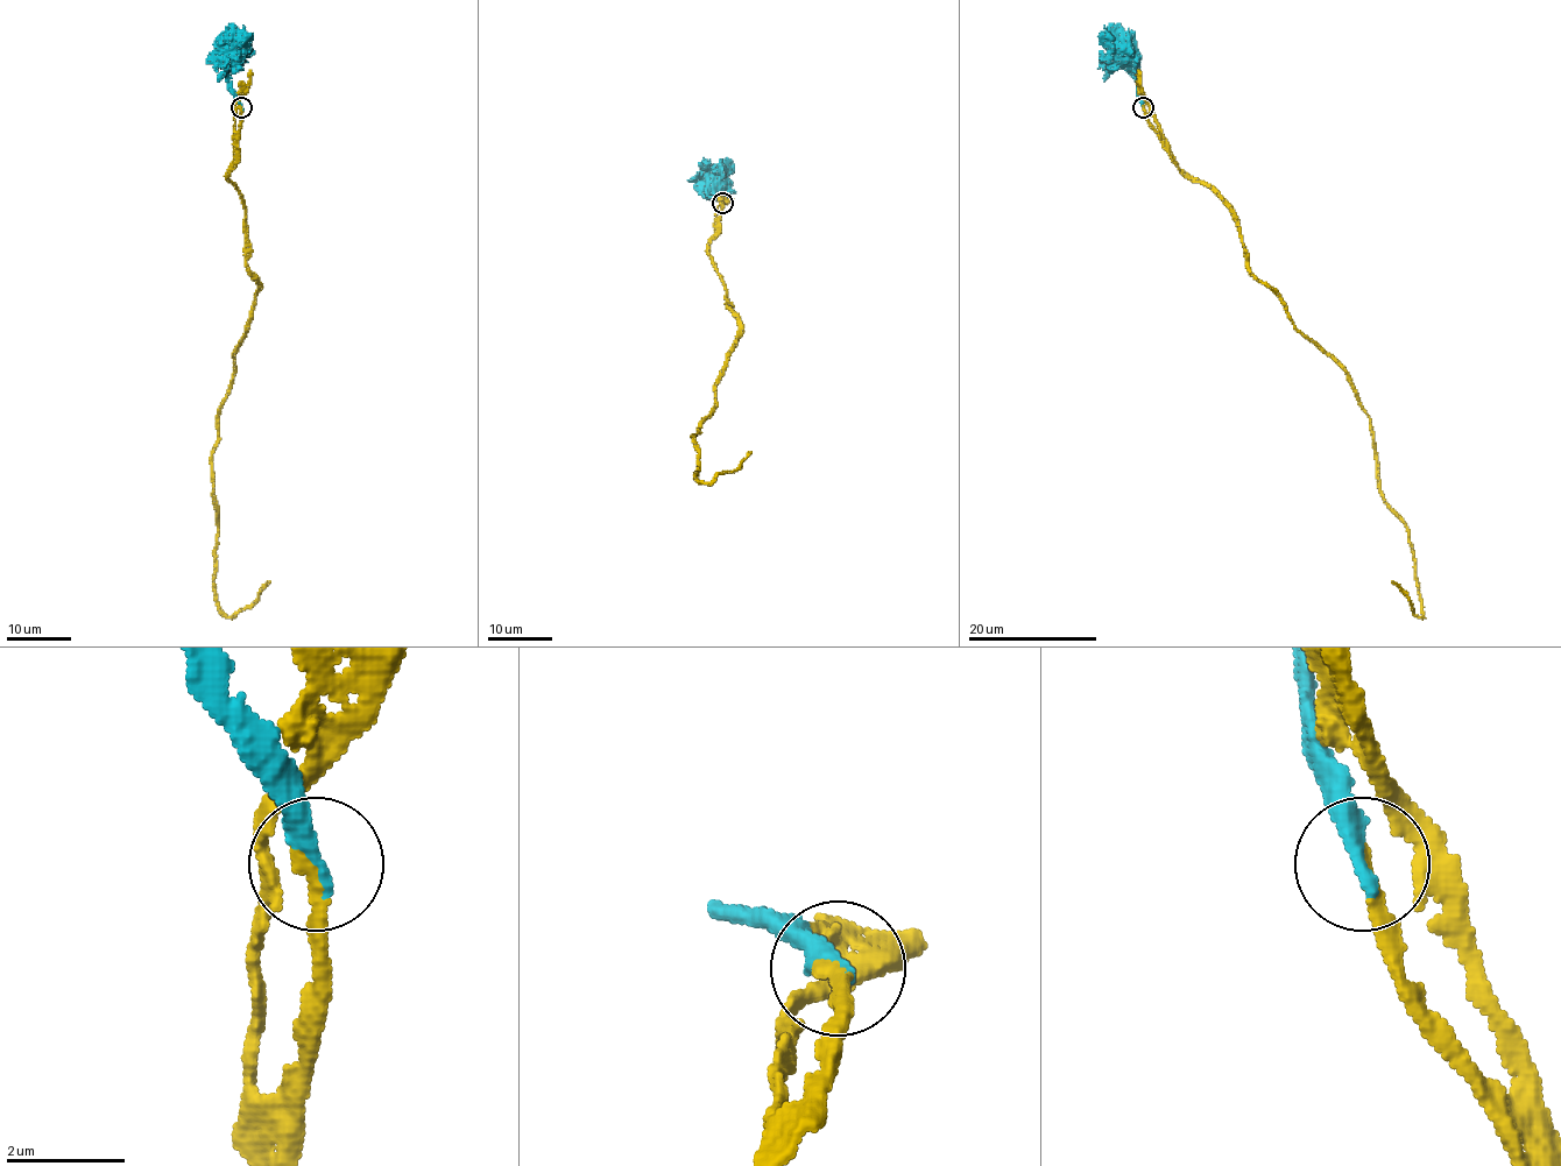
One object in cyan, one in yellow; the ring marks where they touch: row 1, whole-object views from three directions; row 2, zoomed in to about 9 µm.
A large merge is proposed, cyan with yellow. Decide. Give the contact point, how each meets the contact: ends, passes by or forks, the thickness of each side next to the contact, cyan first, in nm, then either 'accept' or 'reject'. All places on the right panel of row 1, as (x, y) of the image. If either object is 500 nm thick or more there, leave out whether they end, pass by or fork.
(1143, 107) | cyan ends | yellow passes by | 340/180 nm | accept

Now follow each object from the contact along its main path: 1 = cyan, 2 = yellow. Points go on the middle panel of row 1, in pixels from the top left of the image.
1: (722, 203), (710, 196), (705, 172), (708, 175)
2: (722, 203), (708, 255), (739, 333), (717, 403), (693, 437), (696, 474), (710, 483), (751, 452)

